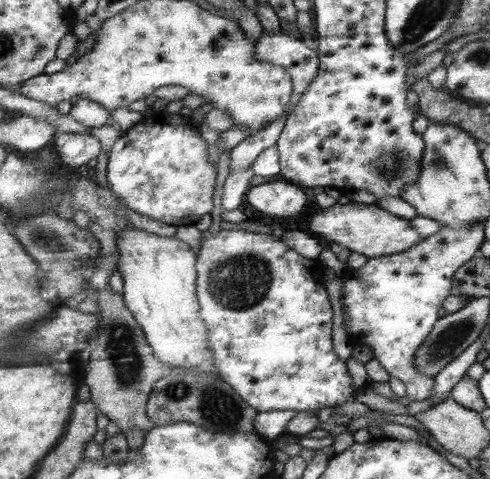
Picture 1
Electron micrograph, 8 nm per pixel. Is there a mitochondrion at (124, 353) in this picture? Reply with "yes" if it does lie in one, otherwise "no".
yes

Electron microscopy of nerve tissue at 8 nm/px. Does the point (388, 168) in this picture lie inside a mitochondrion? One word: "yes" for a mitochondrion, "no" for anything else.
yes

